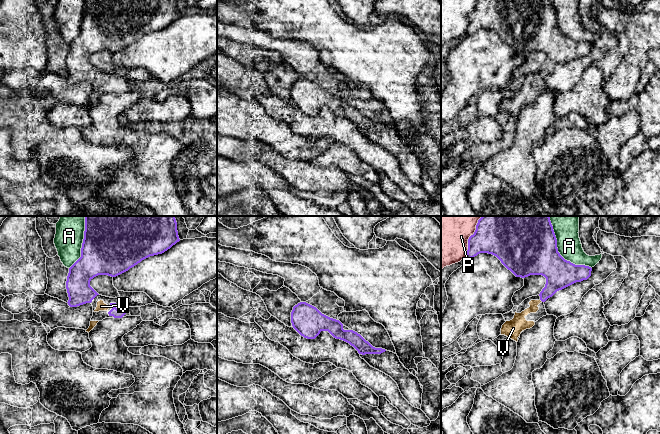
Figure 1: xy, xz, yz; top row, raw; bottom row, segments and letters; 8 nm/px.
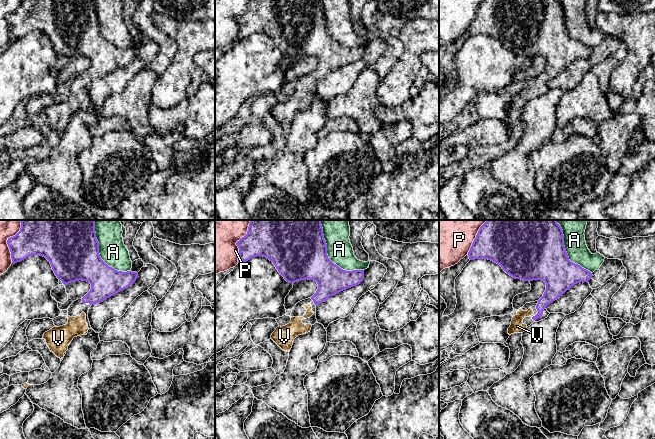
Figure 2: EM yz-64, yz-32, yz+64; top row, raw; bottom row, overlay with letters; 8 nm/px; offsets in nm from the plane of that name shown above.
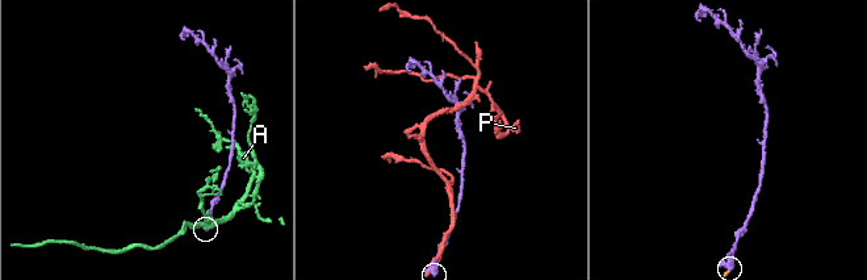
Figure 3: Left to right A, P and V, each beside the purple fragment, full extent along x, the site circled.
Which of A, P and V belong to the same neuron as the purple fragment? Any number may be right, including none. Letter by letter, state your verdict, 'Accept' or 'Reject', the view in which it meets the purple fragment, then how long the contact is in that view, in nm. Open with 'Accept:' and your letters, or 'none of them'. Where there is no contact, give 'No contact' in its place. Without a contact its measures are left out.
Accept: V
A: Reject. Touches purple in yz. Shared border 480 nm
P: Reject. Touches purple in yz. Shared border 280 nm
V: Accept. Touches purple in yz. Shared border 30 nm

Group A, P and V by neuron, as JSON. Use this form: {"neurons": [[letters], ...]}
{"neurons": [["A"], ["P"], ["V"]]}

